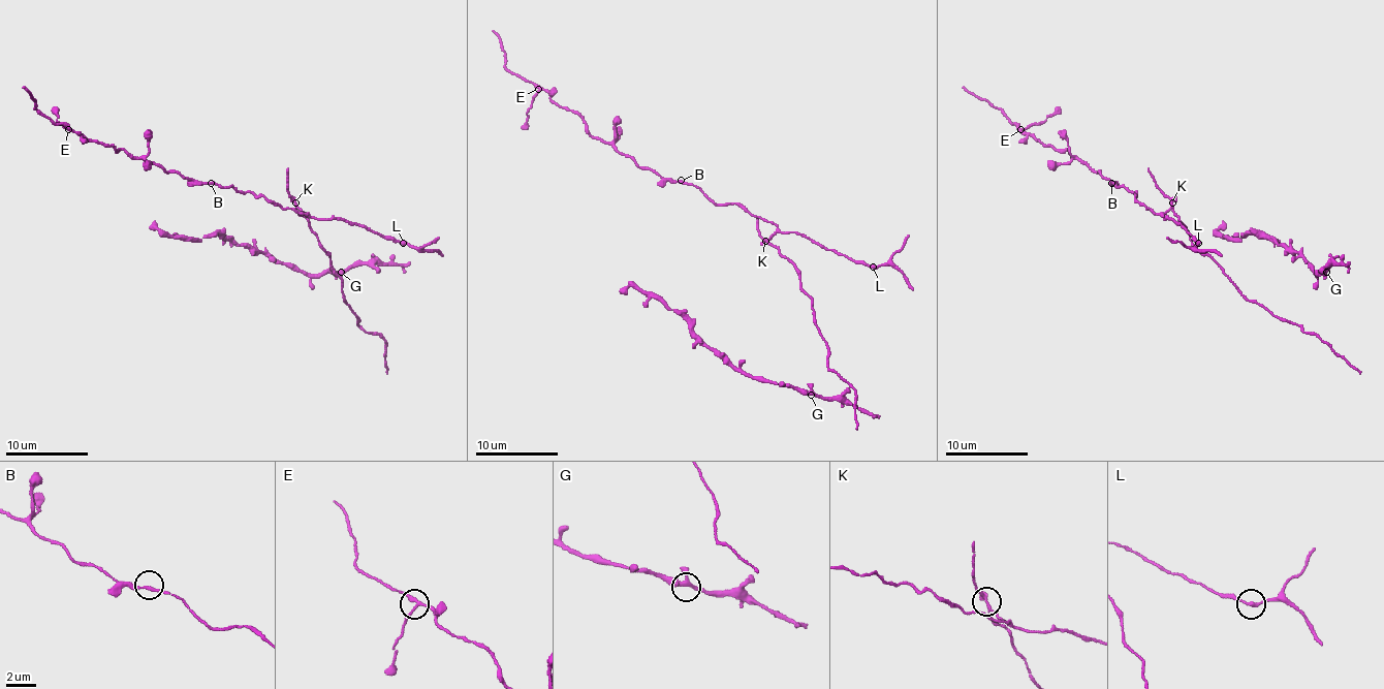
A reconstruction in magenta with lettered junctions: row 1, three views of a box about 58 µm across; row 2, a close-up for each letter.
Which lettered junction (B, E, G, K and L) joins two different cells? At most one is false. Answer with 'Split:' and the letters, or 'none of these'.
Split: K

